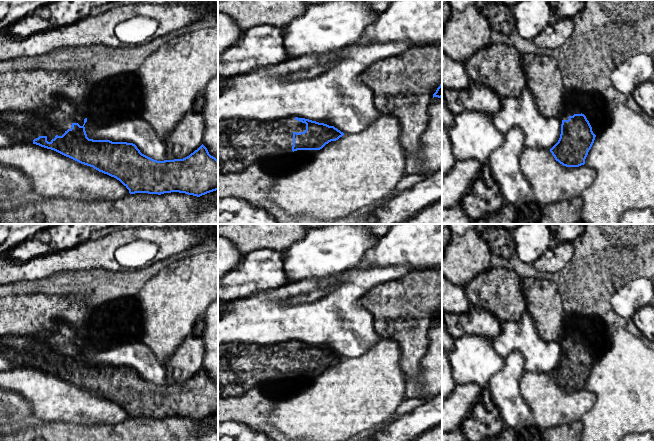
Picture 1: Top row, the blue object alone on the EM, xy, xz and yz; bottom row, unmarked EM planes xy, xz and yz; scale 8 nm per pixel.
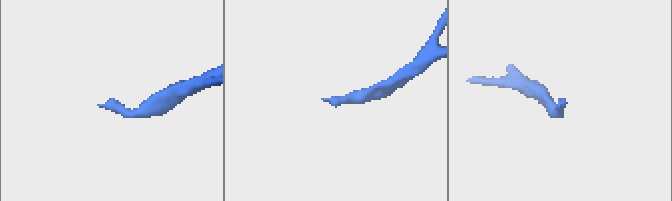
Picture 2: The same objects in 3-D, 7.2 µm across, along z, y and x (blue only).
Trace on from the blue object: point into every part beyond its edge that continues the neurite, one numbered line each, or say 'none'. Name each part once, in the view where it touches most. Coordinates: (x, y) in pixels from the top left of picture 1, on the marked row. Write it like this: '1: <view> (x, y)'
1: xz (241, 143)

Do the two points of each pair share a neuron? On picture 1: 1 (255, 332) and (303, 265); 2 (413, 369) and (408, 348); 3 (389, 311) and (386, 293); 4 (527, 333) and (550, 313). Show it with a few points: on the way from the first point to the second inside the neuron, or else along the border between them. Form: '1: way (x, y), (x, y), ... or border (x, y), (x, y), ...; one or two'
1: border (314, 277), (306, 277), (288, 283); two
2: way (411, 364), (411, 353); one
3: way (389, 307), (386, 297); one
4: border (527, 310), (537, 333), (544, 340), (551, 342); two

